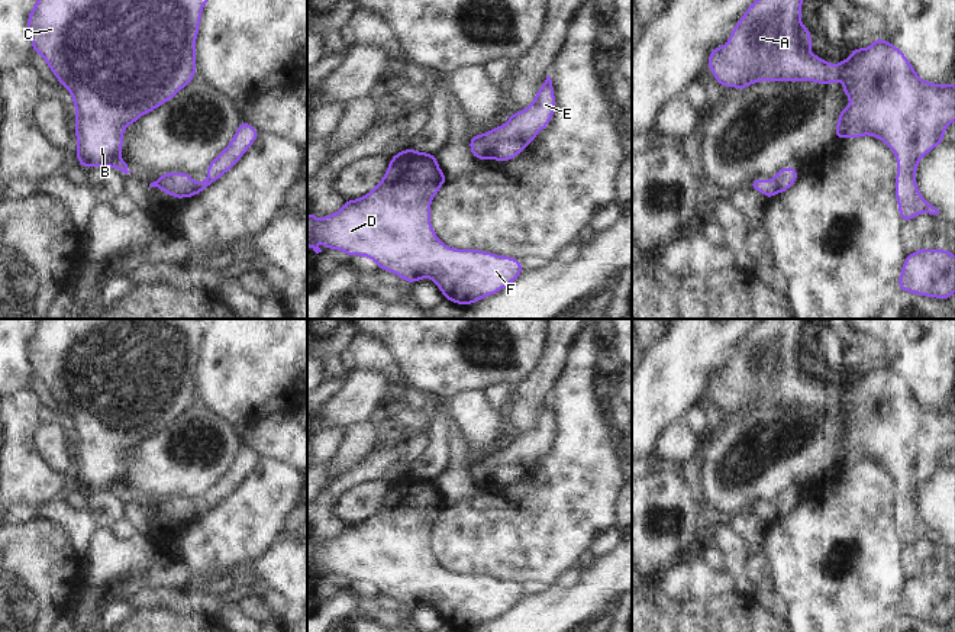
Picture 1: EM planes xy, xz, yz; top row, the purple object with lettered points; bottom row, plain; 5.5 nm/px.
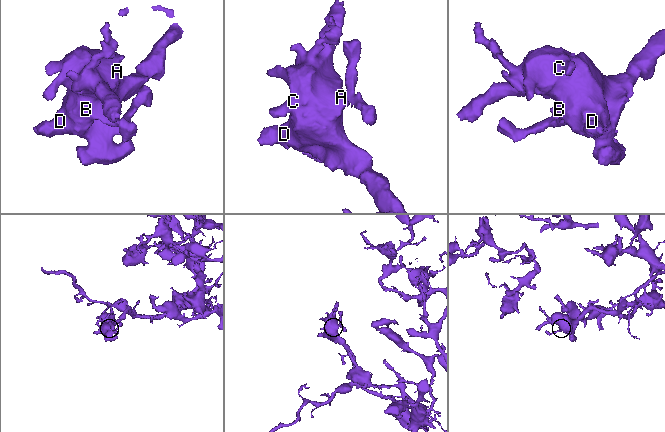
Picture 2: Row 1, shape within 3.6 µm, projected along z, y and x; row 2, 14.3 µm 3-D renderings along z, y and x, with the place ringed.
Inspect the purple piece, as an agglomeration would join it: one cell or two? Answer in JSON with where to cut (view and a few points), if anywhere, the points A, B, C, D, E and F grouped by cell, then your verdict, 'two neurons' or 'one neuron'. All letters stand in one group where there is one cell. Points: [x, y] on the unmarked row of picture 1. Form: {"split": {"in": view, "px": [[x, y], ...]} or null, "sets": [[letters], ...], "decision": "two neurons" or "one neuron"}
{"split": null, "sets": [["A", "B", "C", "D", "E", "F"]], "decision": "one neuron"}

